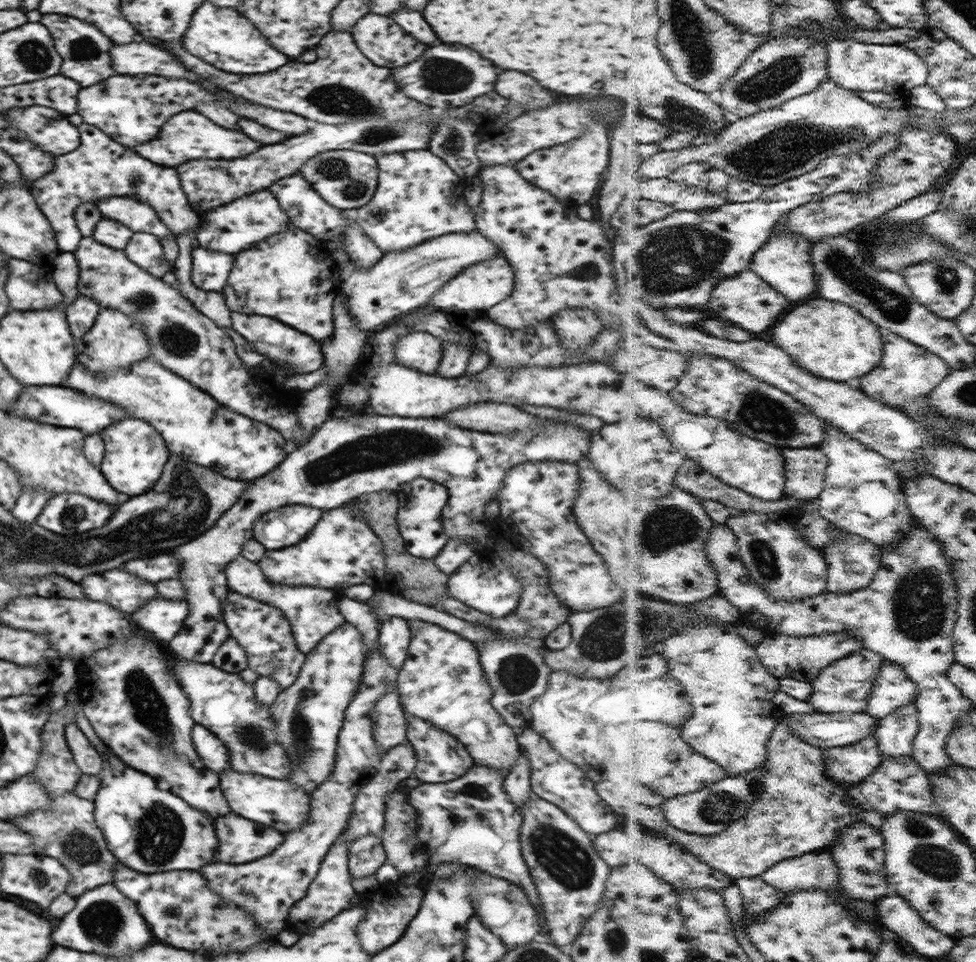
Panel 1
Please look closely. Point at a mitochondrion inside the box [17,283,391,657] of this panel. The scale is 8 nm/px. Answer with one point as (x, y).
(175, 338)

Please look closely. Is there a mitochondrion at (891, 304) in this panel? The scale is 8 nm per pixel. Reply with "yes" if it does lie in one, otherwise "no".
yes

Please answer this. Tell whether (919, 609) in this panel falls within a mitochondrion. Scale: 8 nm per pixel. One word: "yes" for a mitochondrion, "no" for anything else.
yes

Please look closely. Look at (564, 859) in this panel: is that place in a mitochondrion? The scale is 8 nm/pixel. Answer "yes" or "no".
yes

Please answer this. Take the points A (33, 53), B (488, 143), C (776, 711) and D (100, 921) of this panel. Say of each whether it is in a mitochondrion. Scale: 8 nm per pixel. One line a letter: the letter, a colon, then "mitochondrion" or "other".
A: mitochondrion
B: other
C: other
D: mitochondrion

